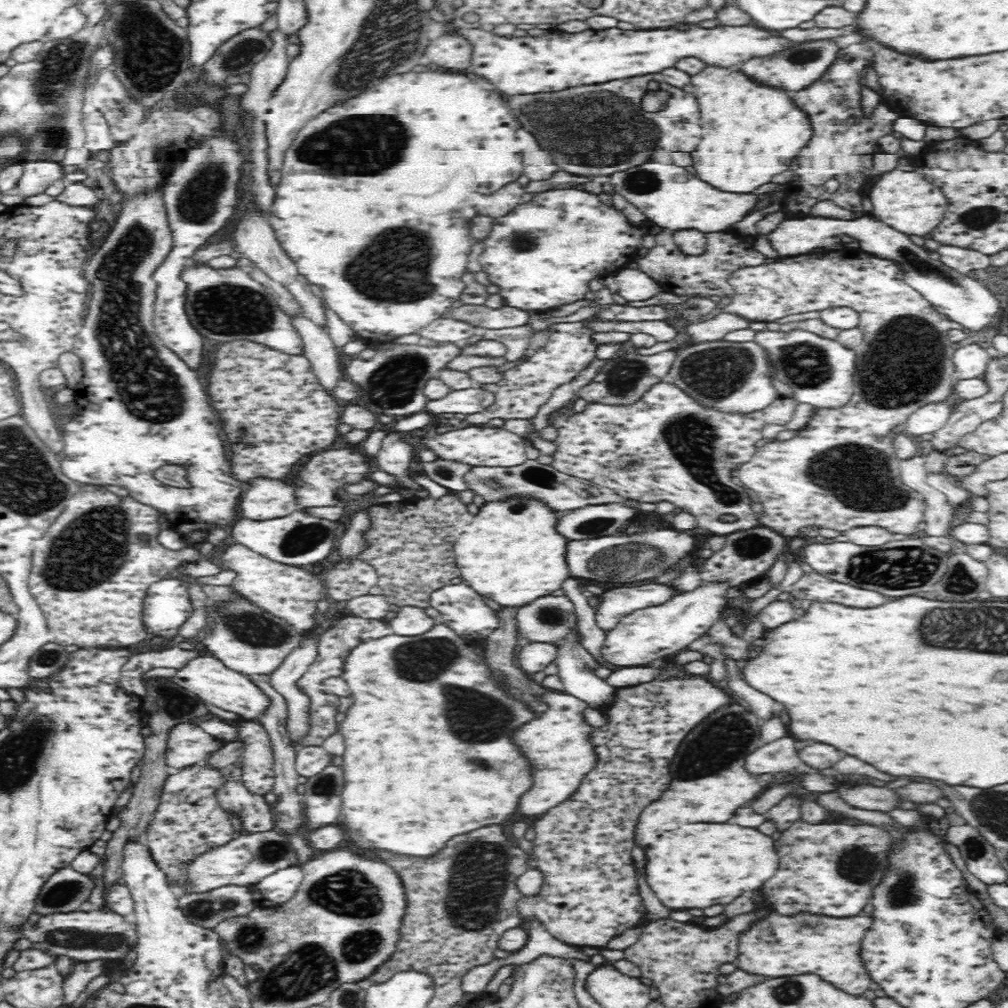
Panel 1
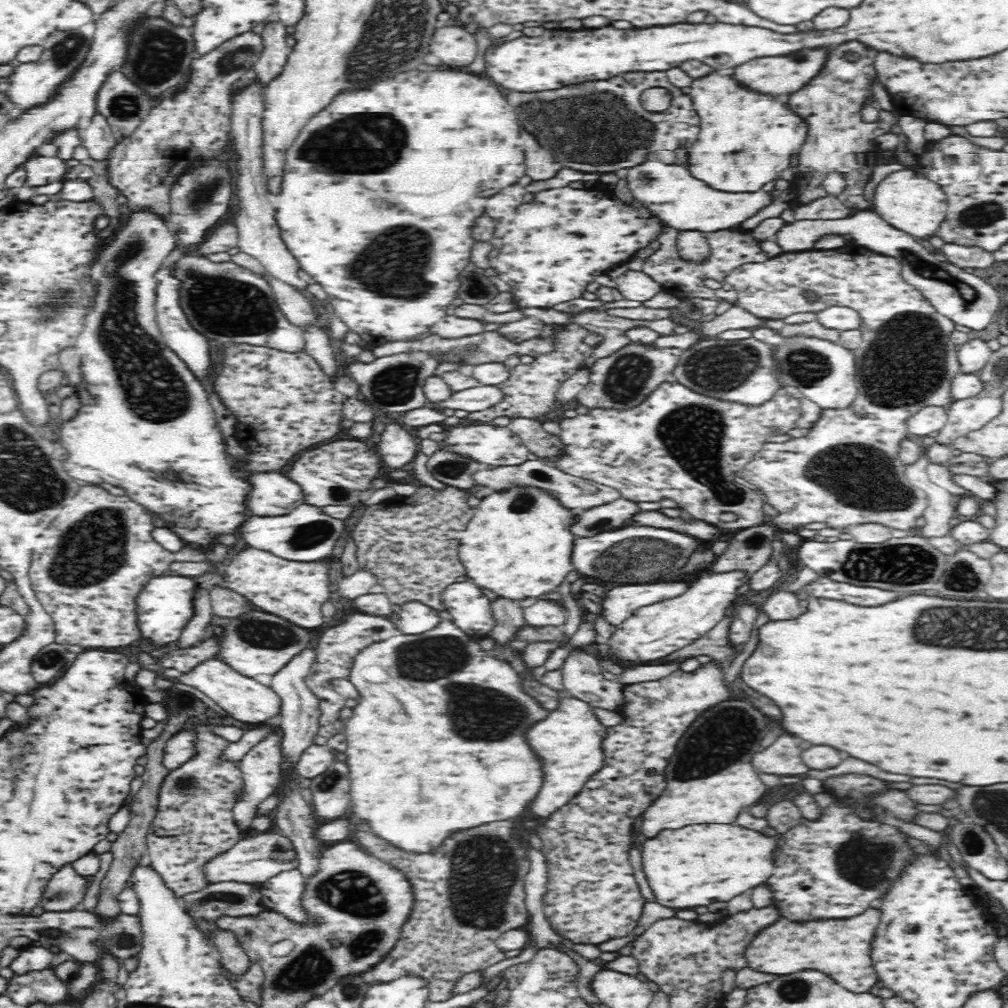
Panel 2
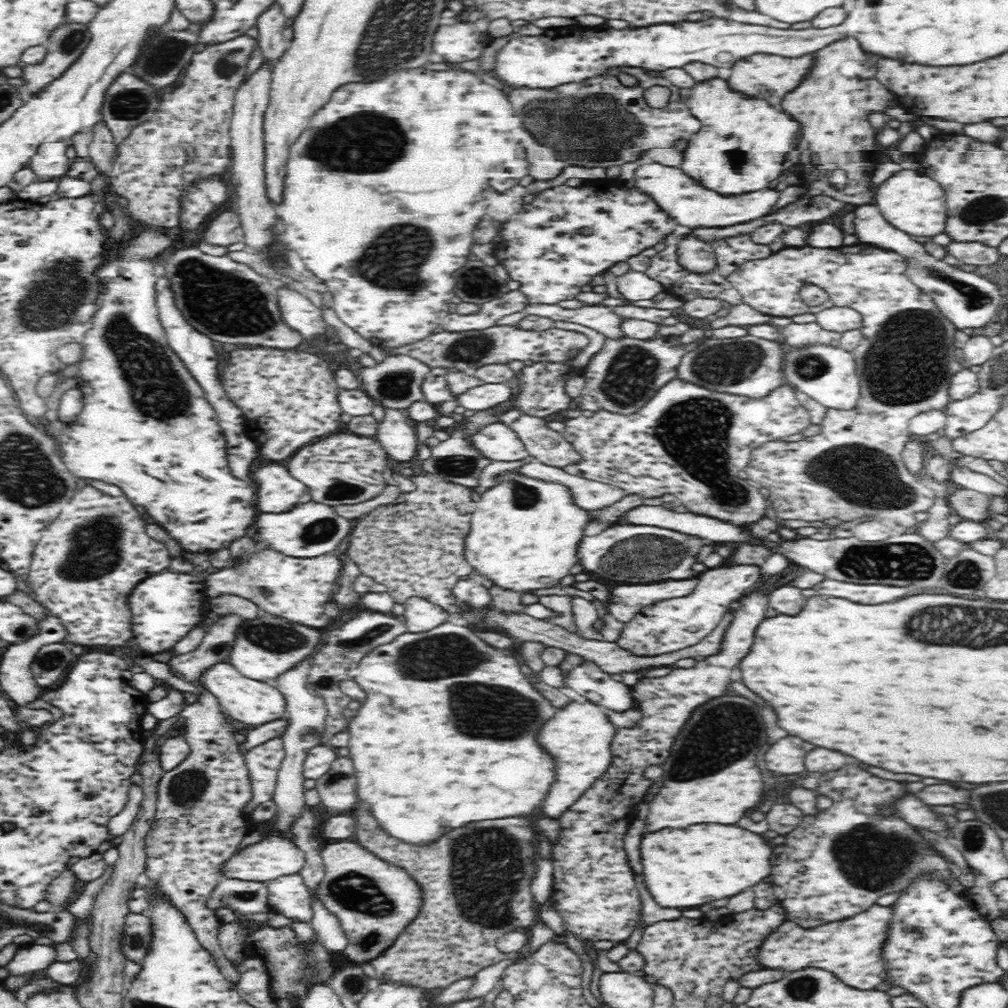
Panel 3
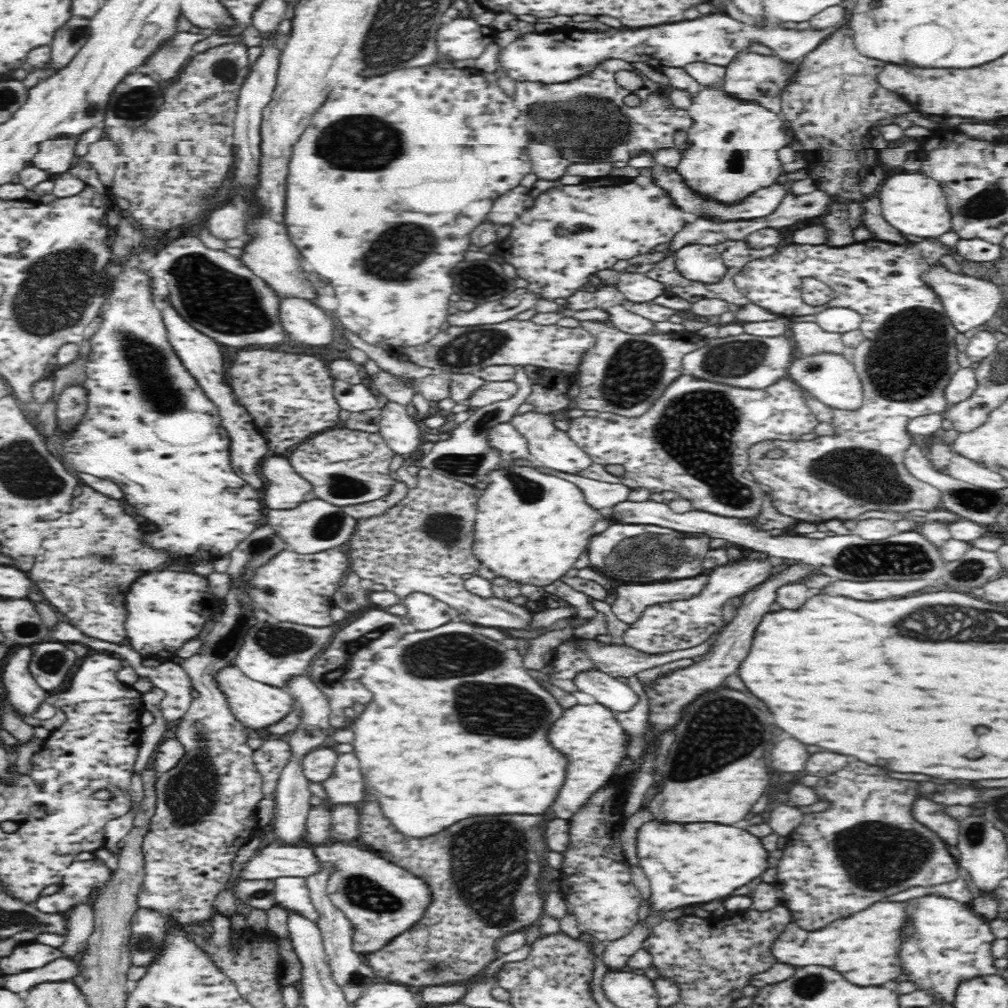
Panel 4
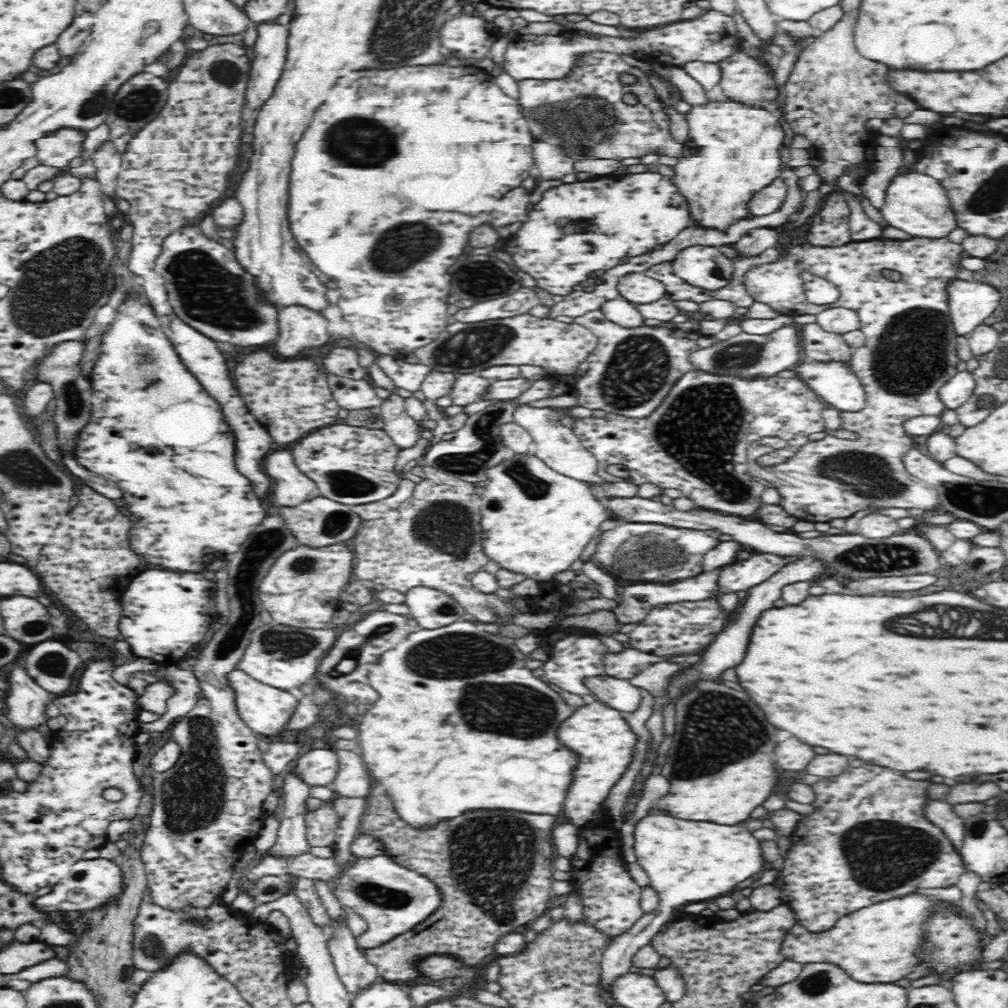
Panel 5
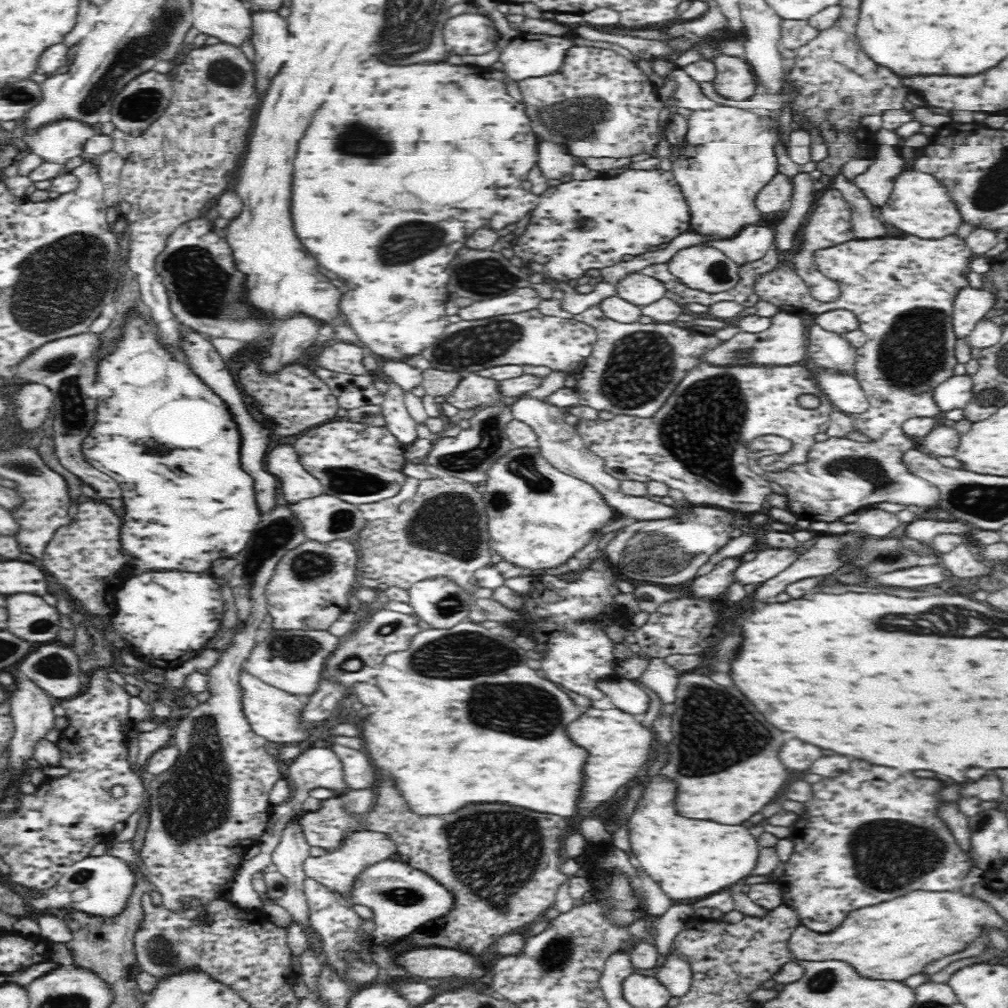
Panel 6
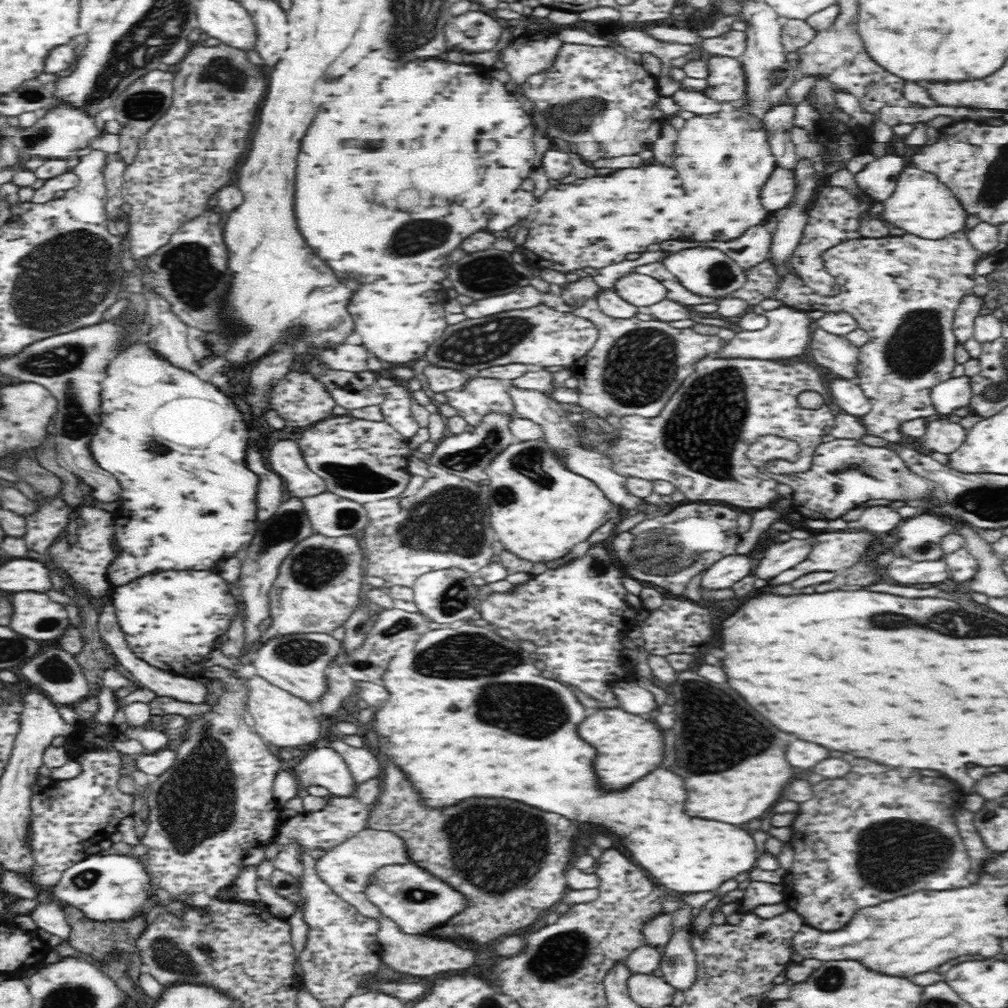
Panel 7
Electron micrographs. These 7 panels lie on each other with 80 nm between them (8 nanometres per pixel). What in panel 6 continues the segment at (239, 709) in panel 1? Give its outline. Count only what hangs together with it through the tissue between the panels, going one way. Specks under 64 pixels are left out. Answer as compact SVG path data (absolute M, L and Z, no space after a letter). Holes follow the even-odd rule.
M246 671L237 674L237 684L242 691L241 711L257 735L263 736L272 745L296 744L310 736L310 729L299 722L303 697L270 686Z

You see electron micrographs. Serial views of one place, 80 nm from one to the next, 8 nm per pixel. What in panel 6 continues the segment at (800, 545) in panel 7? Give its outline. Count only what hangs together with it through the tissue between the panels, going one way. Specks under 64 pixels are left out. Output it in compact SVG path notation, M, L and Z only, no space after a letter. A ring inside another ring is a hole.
M762 550L757 552L756 558L750 562L742 562L736 570L731 570L732 584L740 586L752 586L763 584L766 580L774 578L776 574L786 570L803 550Z

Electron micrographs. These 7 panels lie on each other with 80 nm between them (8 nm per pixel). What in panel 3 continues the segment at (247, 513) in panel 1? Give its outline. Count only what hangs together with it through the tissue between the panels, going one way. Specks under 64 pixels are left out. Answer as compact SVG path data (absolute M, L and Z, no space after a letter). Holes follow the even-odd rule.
M261 463L262 468L252 469L256 482L256 508L262 514L288 512L296 505L311 501L304 484L292 480L286 463Z

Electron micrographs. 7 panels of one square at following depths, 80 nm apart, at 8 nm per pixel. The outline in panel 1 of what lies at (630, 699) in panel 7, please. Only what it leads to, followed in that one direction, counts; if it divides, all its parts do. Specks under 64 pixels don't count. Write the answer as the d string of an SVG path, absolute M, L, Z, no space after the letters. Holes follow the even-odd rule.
M546 595L530 604L515 610L515 631L517 639L521 644L539 642L540 644L551 644L556 649L556 666L558 666L559 677L564 684L564 692L587 702L594 708L604 707L613 700L615 688L604 682L595 670L599 668L598 662L588 653L588 650L580 642L578 632L578 616L574 610L572 600L566 596Z

